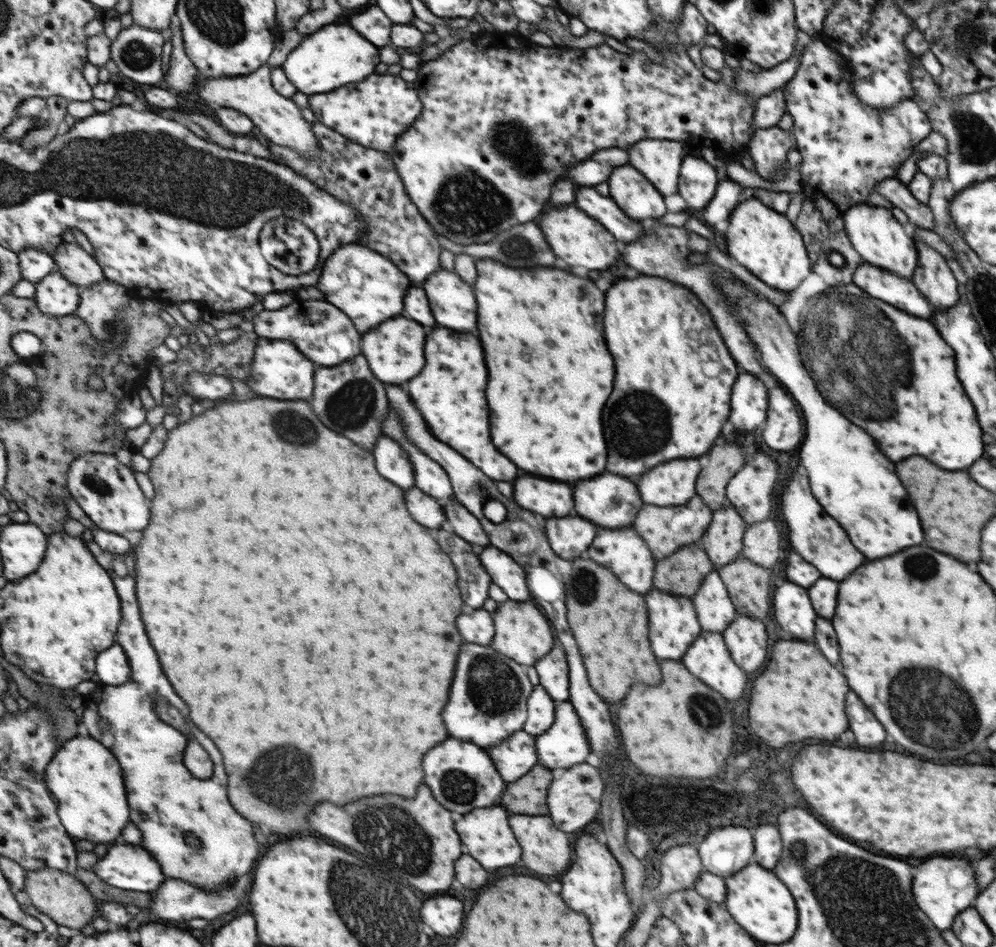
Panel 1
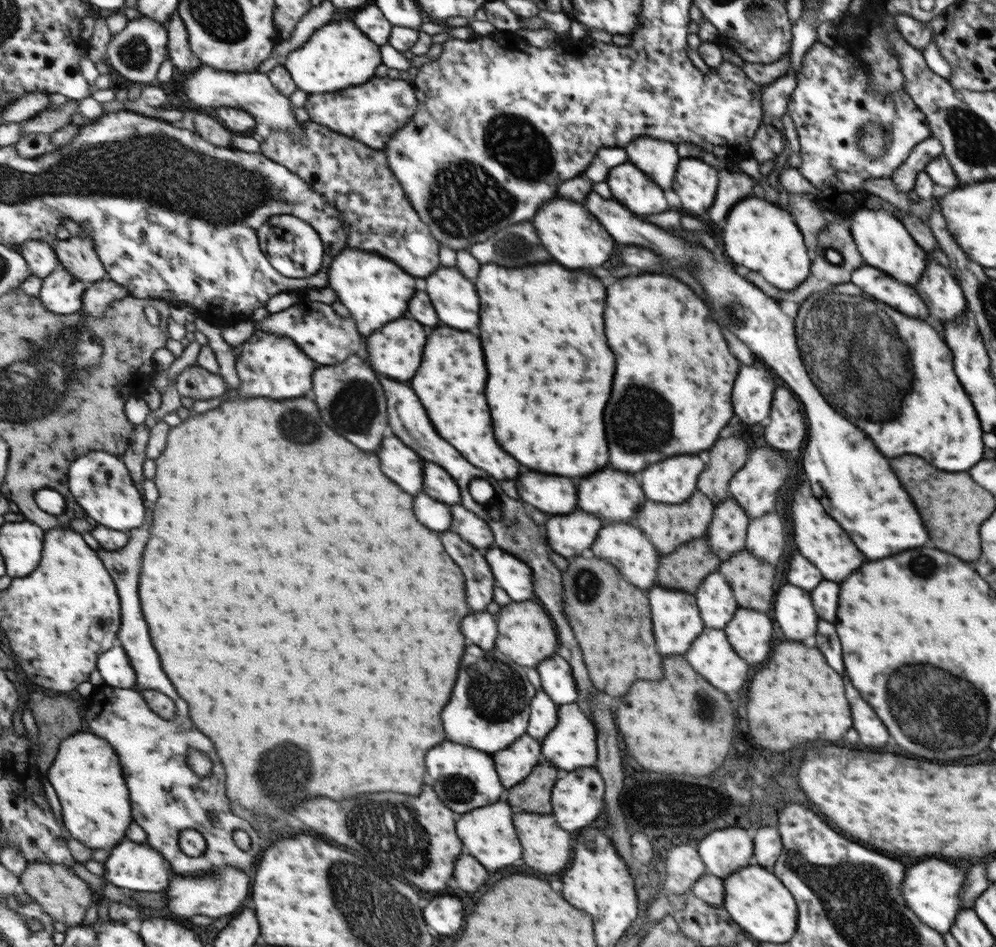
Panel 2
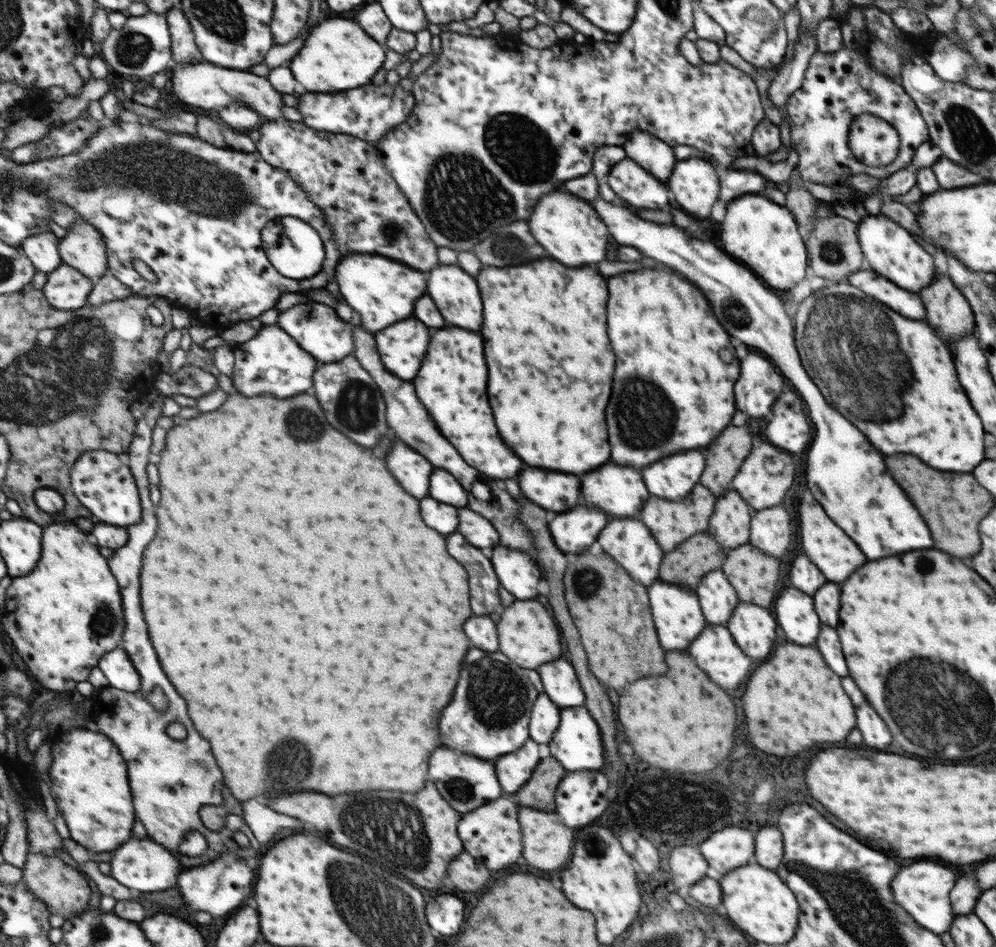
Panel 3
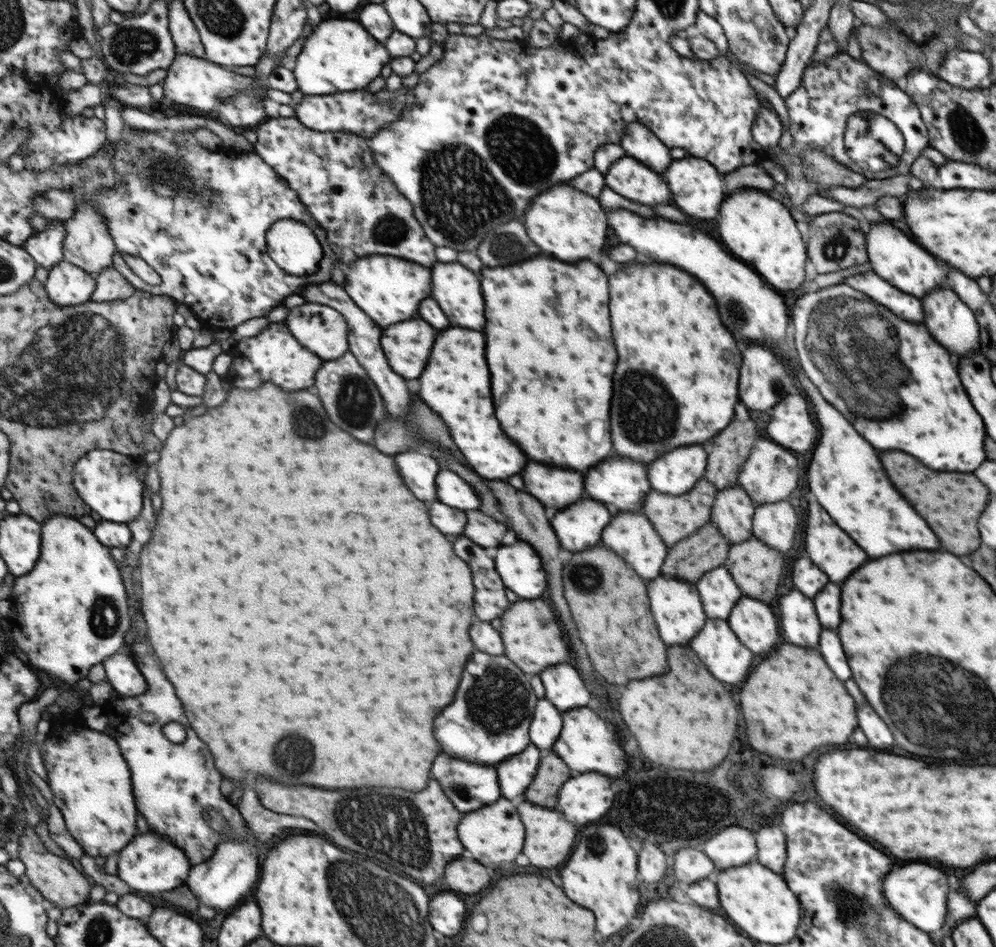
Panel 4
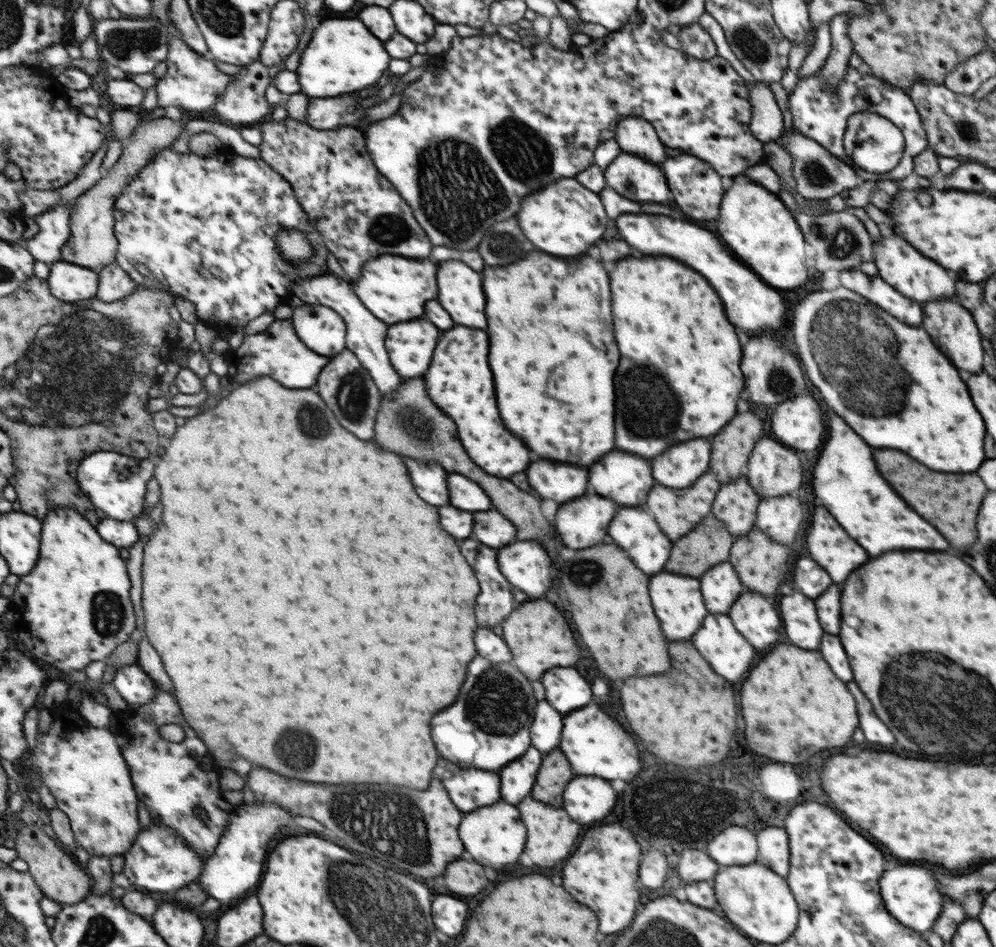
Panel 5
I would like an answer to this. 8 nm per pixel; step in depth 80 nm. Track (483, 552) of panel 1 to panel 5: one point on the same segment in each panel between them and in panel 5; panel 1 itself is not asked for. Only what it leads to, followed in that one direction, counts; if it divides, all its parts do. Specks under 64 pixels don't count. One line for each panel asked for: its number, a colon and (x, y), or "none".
2: (514, 576)
3: (516, 570)
4: (519, 564)
5: (526, 565)

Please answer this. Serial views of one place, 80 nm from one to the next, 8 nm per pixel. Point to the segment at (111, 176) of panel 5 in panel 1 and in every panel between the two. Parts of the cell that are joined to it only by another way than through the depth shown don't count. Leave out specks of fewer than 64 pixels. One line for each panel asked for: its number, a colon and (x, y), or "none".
1: (74, 262)
2: (79, 255)
3: (84, 246)
4: (89, 244)

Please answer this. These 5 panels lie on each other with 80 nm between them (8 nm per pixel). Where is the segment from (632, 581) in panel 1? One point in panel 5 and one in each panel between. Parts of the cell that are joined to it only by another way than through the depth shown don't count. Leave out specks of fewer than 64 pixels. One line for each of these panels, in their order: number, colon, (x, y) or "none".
2: (626, 547)
3: (628, 540)
4: (631, 534)
5: (635, 530)

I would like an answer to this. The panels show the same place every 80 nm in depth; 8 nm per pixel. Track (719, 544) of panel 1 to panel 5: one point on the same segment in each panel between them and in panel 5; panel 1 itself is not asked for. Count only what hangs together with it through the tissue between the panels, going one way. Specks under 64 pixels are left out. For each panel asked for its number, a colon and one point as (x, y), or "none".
2: (726, 533)
3: (729, 524)
4: (732, 509)
5: (734, 505)

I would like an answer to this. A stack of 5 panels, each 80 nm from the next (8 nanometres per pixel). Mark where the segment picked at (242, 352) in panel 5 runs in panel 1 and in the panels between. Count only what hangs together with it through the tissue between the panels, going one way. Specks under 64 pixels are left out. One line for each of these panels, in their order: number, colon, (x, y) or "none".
1: (282, 371)
2: (271, 365)
3: (273, 361)
4: (276, 355)

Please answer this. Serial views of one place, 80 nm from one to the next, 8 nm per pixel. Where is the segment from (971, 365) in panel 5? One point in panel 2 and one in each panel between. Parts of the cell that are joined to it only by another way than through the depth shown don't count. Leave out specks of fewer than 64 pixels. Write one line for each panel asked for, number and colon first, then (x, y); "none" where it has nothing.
2: (943, 296)
3: (947, 308)
4: (952, 323)

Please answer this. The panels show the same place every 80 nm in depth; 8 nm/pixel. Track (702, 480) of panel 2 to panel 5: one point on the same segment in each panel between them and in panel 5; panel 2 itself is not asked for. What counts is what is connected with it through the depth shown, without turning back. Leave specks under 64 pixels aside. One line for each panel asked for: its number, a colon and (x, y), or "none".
3: (723, 458)
4: (729, 451)
5: (731, 448)

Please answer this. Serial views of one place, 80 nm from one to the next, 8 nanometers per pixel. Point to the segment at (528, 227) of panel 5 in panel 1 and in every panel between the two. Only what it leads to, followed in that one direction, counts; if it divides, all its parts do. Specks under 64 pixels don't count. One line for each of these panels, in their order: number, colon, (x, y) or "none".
1: (578, 240)
2: (572, 236)
3: (567, 227)
4: (569, 225)

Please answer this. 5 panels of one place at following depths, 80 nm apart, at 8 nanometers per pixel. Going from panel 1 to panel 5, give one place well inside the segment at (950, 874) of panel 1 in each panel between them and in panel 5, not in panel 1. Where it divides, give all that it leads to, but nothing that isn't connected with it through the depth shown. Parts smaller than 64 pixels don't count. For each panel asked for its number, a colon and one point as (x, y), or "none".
2: (930, 889)
3: (922, 890)
4: (918, 893)
5: (917, 907)

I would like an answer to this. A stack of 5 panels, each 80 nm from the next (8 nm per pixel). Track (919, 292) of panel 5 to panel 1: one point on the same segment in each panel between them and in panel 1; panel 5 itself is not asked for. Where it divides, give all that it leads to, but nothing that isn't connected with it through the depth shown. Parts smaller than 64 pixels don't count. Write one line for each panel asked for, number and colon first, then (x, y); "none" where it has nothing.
1: (872, 231)
2: (883, 243)
3: (888, 249)
4: (891, 255)

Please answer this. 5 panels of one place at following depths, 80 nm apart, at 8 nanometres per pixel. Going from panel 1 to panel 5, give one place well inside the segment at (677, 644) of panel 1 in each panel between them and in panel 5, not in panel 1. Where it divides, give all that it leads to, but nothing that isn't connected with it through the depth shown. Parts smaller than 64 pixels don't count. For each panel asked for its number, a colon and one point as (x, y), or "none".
2: (676, 619)
3: (678, 618)
4: (678, 607)
5: (678, 601)

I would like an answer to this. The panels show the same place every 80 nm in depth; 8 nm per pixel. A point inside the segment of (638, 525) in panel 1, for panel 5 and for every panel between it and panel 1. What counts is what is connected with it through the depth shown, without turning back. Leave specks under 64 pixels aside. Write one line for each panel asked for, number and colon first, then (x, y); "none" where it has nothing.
2: (668, 526)
3: (671, 522)
4: (674, 517)
5: (677, 511)

